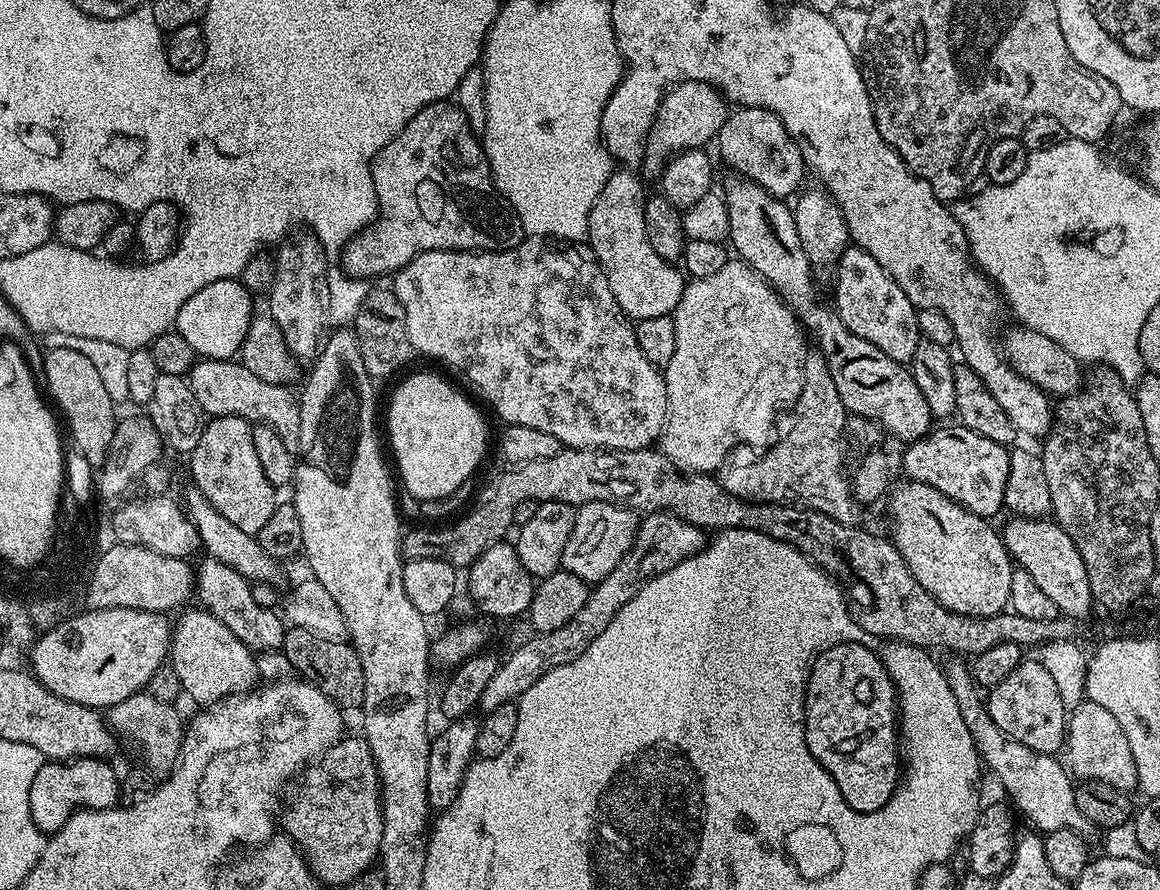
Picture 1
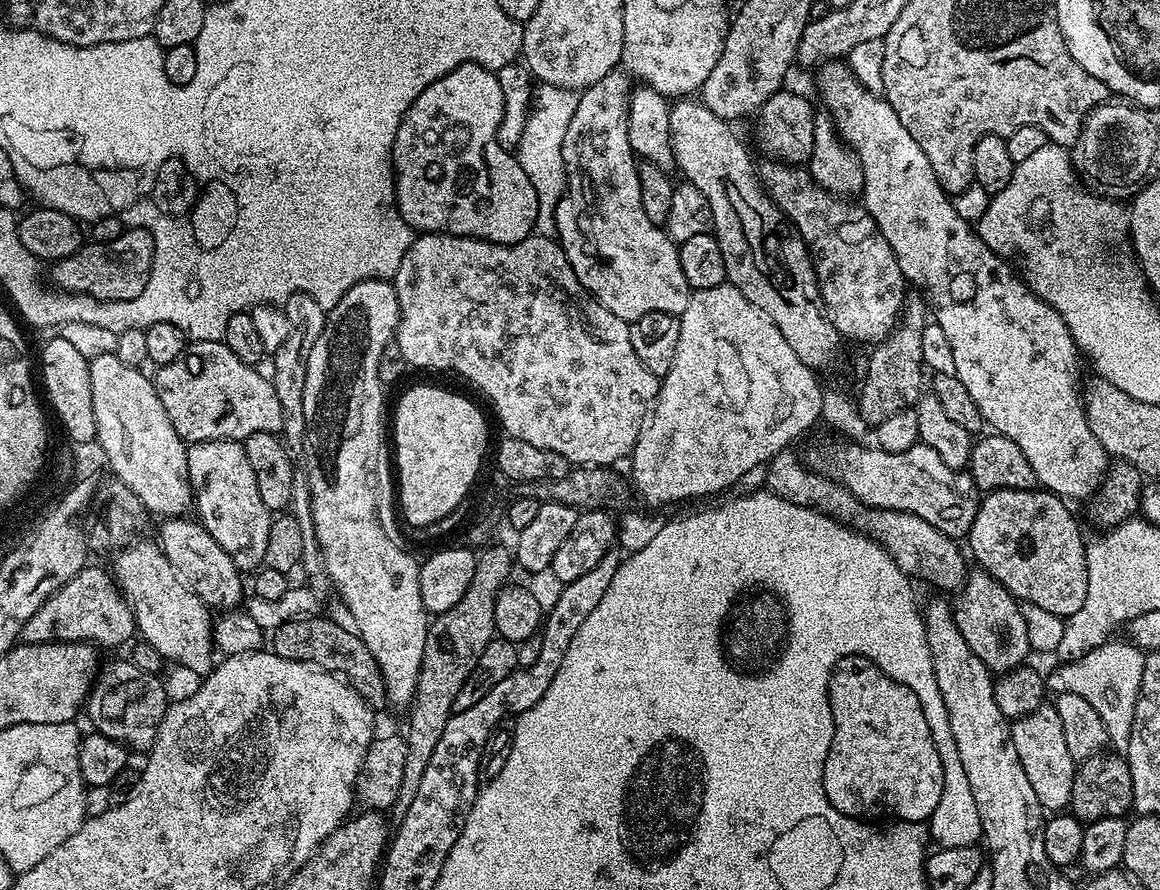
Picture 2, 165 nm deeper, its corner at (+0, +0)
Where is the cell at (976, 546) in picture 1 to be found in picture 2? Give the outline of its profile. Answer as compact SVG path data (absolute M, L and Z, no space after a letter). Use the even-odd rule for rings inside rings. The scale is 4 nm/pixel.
M976 570L969 575L958 593L960 608L955 609L958 630L970 645L970 650L982 658L989 672L999 674L1021 667L1030 656L1026 638L1026 622L1022 618L1021 601L1011 596L990 573Z

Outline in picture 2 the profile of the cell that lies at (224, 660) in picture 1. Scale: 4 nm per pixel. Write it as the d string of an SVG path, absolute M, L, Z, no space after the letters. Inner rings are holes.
M133 542L119 549L114 556L116 561L110 567L116 587L132 609L135 631L140 631L139 635L150 642L150 646L154 646L165 661L172 663L173 660L199 674L211 672L214 667L213 613L208 605L200 601L198 594L194 594L194 590L190 590L178 574L174 574L174 566L170 566L164 557L159 543L140 543Z

